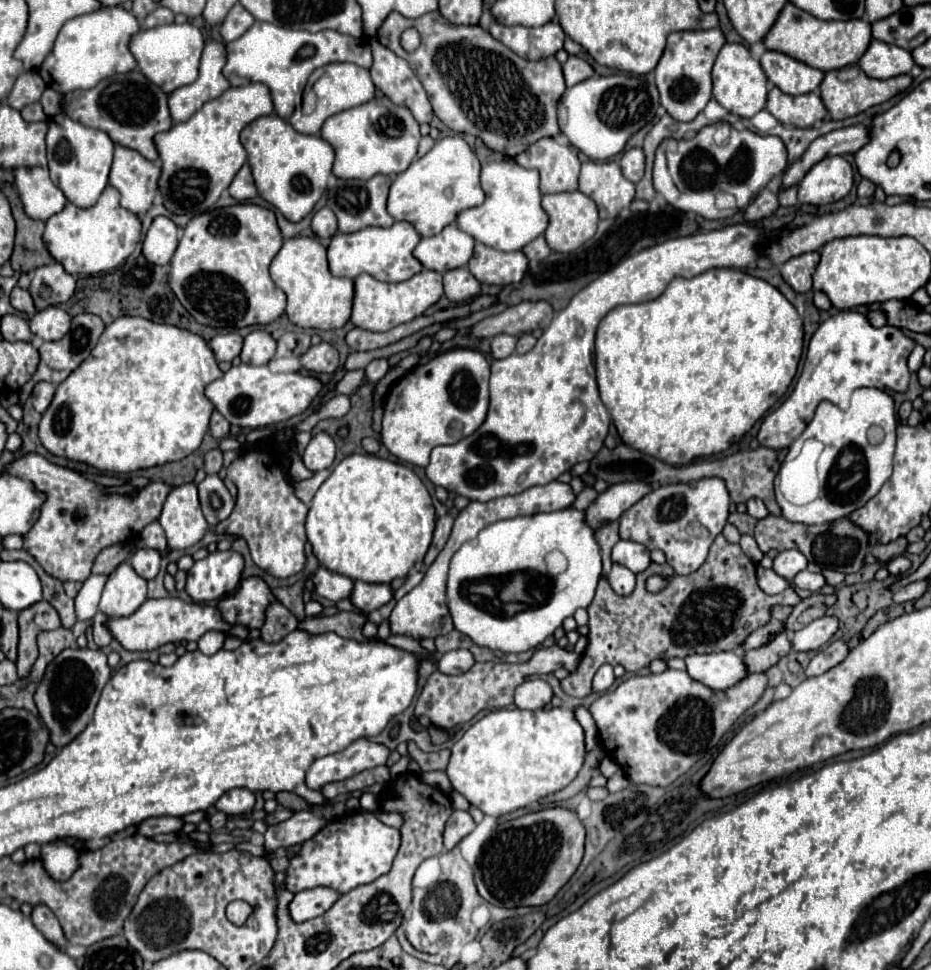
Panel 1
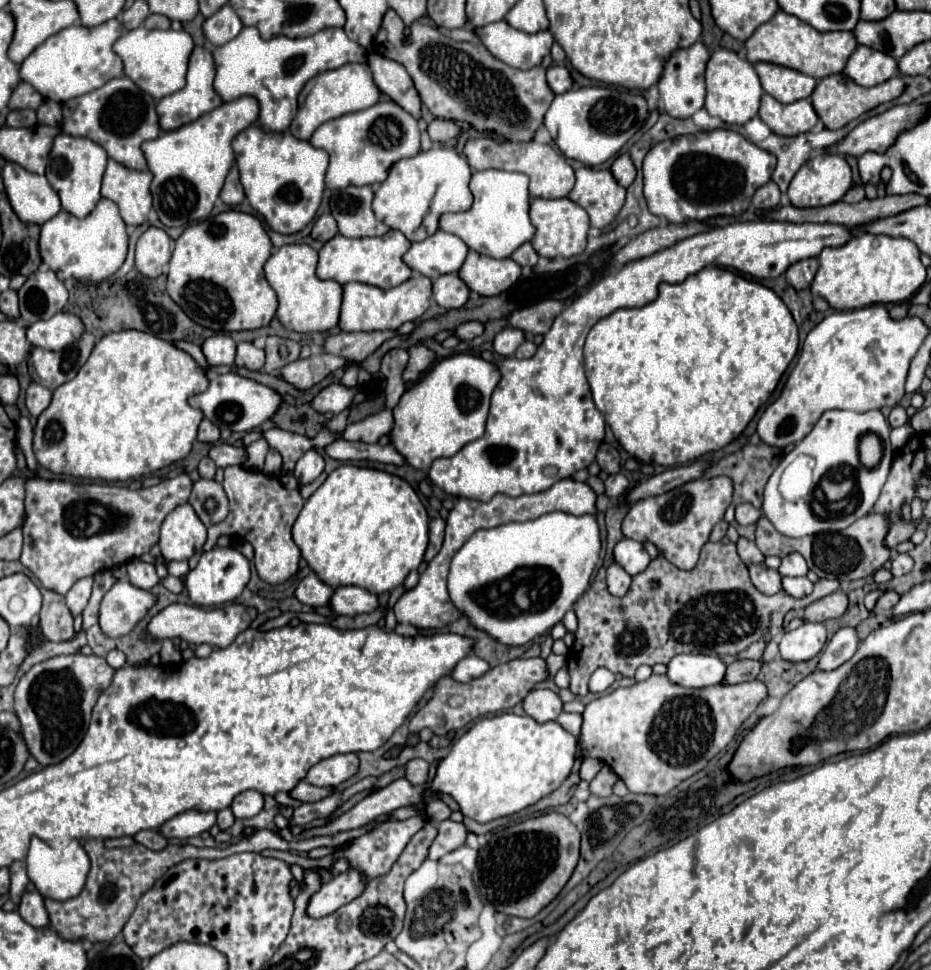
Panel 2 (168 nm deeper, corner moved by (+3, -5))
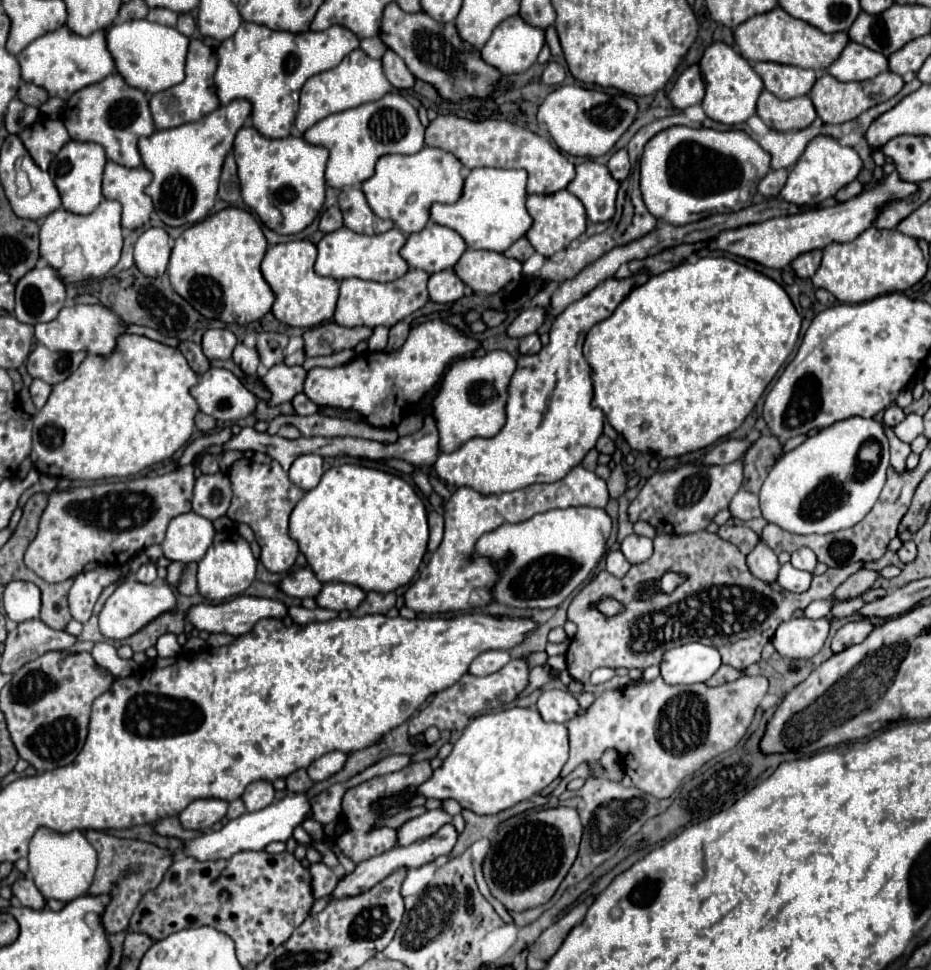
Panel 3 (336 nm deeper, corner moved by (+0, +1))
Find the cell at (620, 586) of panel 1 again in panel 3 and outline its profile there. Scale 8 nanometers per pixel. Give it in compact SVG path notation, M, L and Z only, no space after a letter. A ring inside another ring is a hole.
M611 550L607 556L605 556L605 562L607 562L607 572L611 572L613 576L617 578L623 578L627 574L627 570L631 568L631 564L627 562L627 558L621 554L621 550Z

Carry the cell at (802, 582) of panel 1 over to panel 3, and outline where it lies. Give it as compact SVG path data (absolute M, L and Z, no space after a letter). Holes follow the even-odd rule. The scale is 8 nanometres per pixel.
M787 562L779 570L777 584L787 592L805 592L811 586L811 574L805 570L797 570L791 566L791 562Z

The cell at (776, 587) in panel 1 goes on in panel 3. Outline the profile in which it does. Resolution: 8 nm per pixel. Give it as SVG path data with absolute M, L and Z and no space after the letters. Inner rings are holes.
M759 540L759 544L747 554L747 566L755 578L767 584L777 580L777 572L779 572L777 554L763 540Z

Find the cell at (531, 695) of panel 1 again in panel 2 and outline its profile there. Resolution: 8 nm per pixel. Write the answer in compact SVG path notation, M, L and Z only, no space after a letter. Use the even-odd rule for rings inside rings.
M536 688L528 692L528 696L522 702L522 708L536 722L548 722L548 720L556 720L558 714L562 712L562 700L552 690Z

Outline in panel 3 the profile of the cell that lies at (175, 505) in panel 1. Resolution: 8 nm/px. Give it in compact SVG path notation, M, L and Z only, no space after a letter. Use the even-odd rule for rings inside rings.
M187 512L187 514L181 514L181 516L177 516L177 518L173 518L173 520L169 522L167 536L165 536L161 548L163 548L165 558L169 558L169 560L173 560L173 562L183 562L183 564L199 562L199 560L205 556L207 548L211 546L213 534L215 534L213 524L211 524L207 518L201 518L201 516L195 514L195 512Z

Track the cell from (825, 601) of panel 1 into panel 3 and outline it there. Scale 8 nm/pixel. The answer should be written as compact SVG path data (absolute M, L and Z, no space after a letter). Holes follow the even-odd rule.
M861 568L859 572L855 572L853 576L849 576L837 590L835 590L835 598L837 600L849 600L849 598L857 598L861 596L863 592L867 592L869 588L873 588L875 580L879 578L881 574L875 572L875 570L867 570L867 568Z

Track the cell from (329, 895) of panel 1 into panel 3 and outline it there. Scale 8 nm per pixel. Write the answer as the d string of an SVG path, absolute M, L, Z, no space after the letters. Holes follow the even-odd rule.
M447 824L447 826L443 826L437 834L429 836L429 838L417 840L417 842L413 842L413 844L409 844L409 846L395 846L395 848L391 848L391 850L379 854L379 856L373 856L373 858L369 858L369 860L365 860L365 862L361 862L361 864L357 864L355 872L349 874L349 876L345 876L345 878L337 884L337 888L333 890L333 898L363 894L363 892L367 892L367 890L373 888L377 882L381 882L383 878L387 878L391 872L395 872L395 870L399 870L399 868L411 870L411 868L419 868L419 866L423 866L423 864L427 864L427 862L433 862L433 860L437 860L439 856L447 856L447 854L453 850L455 842L457 842L457 832L455 832L453 824Z

